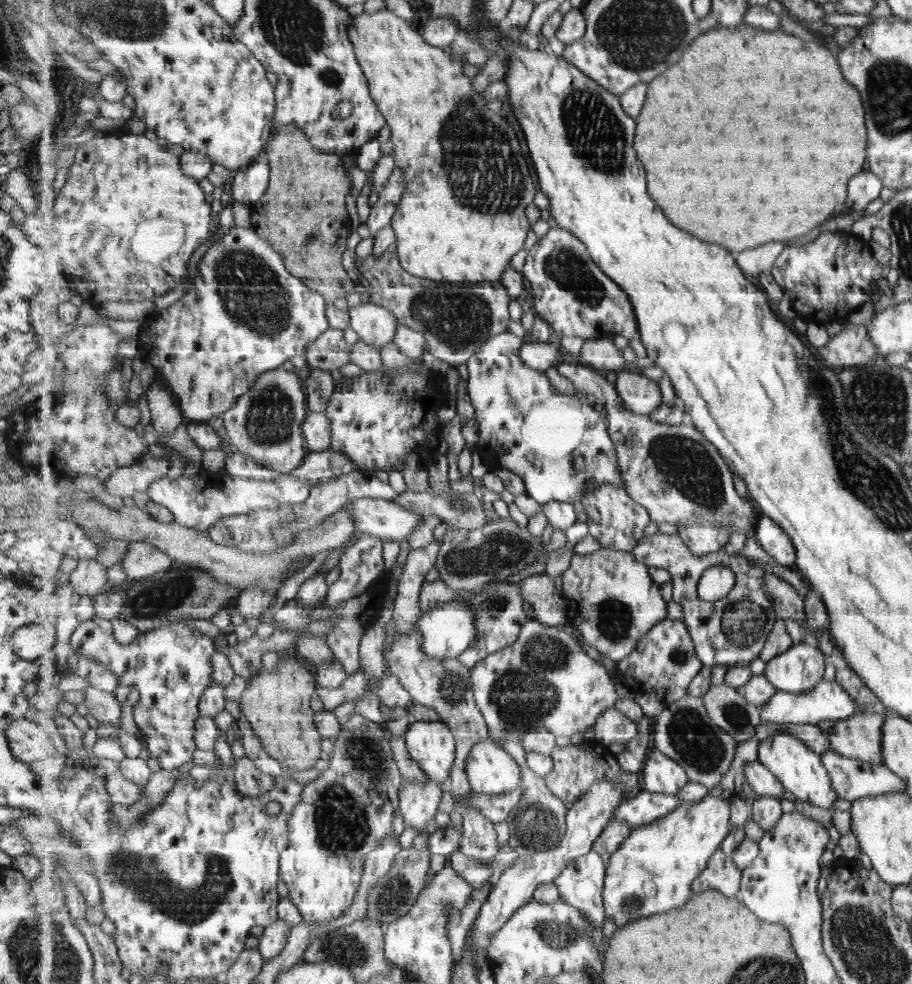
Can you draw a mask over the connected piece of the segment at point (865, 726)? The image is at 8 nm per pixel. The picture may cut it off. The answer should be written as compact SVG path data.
M861 712L836 721L827 730L830 750L853 760L884 765L883 730L886 713Z

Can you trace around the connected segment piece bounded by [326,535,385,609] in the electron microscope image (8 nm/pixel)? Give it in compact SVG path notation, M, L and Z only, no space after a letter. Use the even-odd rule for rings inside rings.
M364 535L354 545L347 548L339 564L341 571L339 578L330 584L326 596L328 607L334 609L340 602L361 596L374 581L385 571L385 558L383 558L383 540L373 535Z

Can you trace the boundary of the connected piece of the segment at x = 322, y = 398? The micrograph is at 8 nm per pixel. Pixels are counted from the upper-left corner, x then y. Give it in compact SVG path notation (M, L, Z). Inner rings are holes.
M313 367L307 379L306 390L309 411L326 412L329 402L331 402L331 396L337 392L337 385L335 385L335 378L331 376L330 371Z

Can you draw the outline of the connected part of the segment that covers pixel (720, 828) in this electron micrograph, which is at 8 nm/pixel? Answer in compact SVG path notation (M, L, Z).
M709 794L705 800L693 804L684 802L673 813L648 825L636 827L629 838L612 854L608 860L604 887L606 914L618 927L623 927L637 918L681 908L694 896L693 883L708 868L713 855L720 850L732 828L731 802L725 796Z

